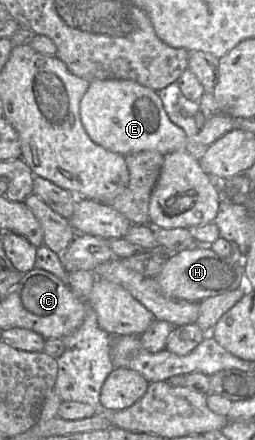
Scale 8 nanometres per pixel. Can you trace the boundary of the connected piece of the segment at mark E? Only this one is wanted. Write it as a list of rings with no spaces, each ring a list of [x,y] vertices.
[[[110,79],[90,82],[80,101],[79,110],[82,125],[90,139],[111,152],[126,156],[142,151],[157,151],[166,155],[186,149],[186,133],[169,119],[157,91],[134,81]]]

